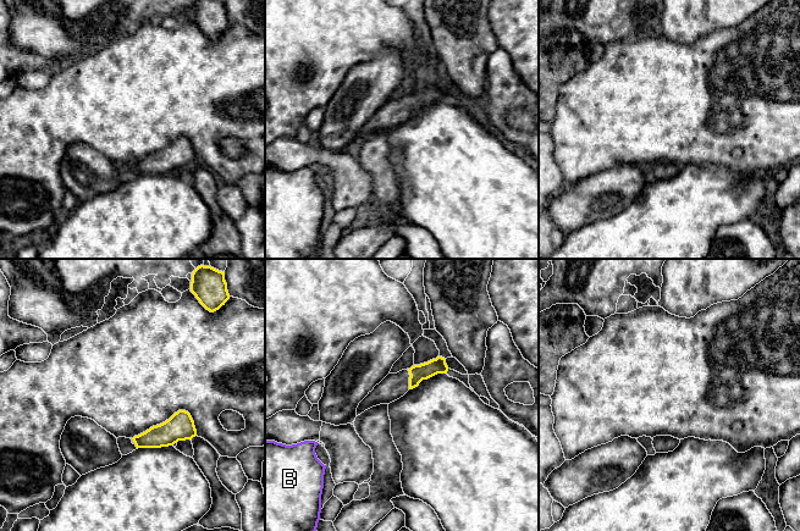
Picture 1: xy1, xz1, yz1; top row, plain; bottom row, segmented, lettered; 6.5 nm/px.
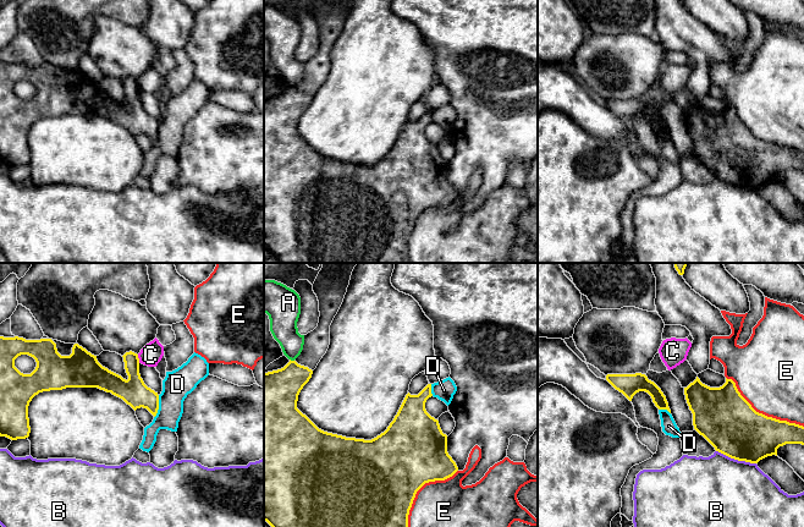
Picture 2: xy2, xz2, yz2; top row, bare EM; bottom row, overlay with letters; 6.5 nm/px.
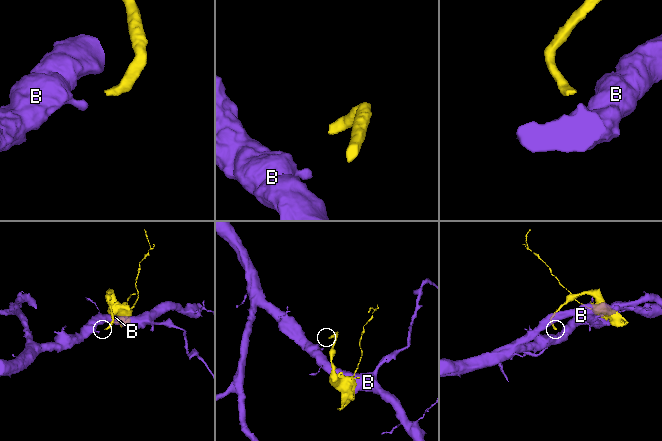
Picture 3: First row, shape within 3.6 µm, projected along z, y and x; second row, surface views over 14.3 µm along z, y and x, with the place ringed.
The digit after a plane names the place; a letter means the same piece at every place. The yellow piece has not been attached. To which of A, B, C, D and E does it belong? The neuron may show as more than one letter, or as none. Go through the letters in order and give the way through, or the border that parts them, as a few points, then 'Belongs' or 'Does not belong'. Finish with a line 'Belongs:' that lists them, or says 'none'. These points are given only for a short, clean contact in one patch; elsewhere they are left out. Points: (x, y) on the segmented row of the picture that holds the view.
A: Does not belong
B: Does not belong
C: Does not belong
D: Boundary: xy2 (159, 395), (159, 409), (154, 417). Does not belong
E: Does not belong
Belongs: none

